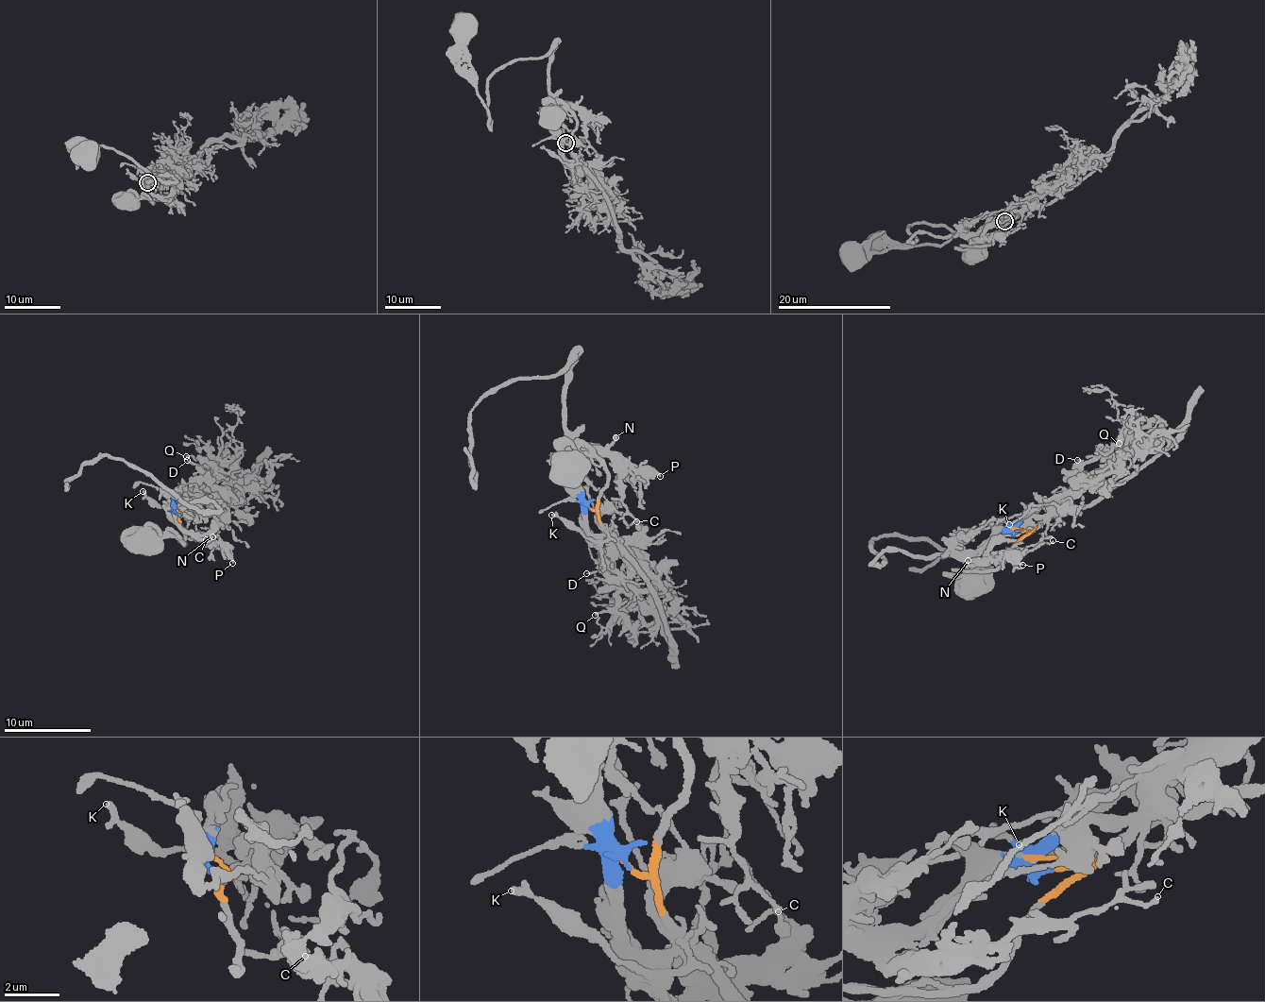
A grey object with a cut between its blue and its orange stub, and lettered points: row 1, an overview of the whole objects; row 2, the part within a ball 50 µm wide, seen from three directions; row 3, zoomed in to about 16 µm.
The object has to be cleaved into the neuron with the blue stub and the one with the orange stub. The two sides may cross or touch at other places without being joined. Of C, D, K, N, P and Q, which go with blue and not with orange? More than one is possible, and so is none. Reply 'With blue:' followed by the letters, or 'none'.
With blue: C, N, P

